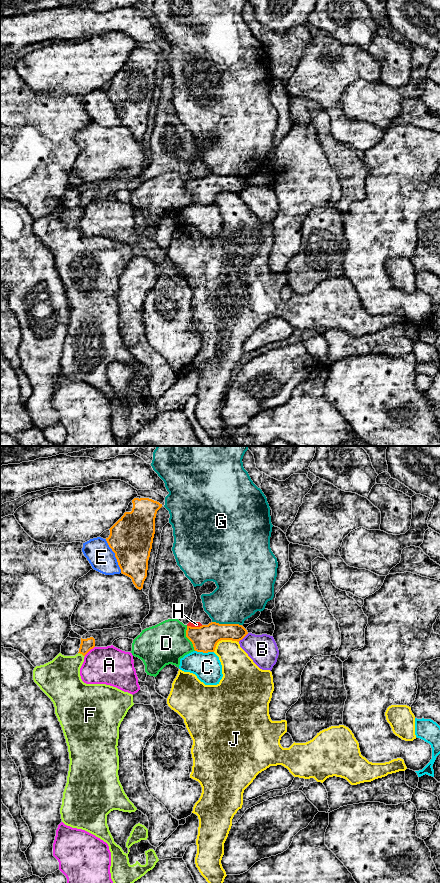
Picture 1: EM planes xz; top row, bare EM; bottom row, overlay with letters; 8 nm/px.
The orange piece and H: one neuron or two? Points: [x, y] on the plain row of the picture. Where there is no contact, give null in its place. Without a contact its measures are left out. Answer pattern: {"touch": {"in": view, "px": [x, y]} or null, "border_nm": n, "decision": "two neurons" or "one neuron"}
{"touch": {"in": "xz", "px": [194, 179]}, "border_nm": 130, "decision": "two neurons"}

